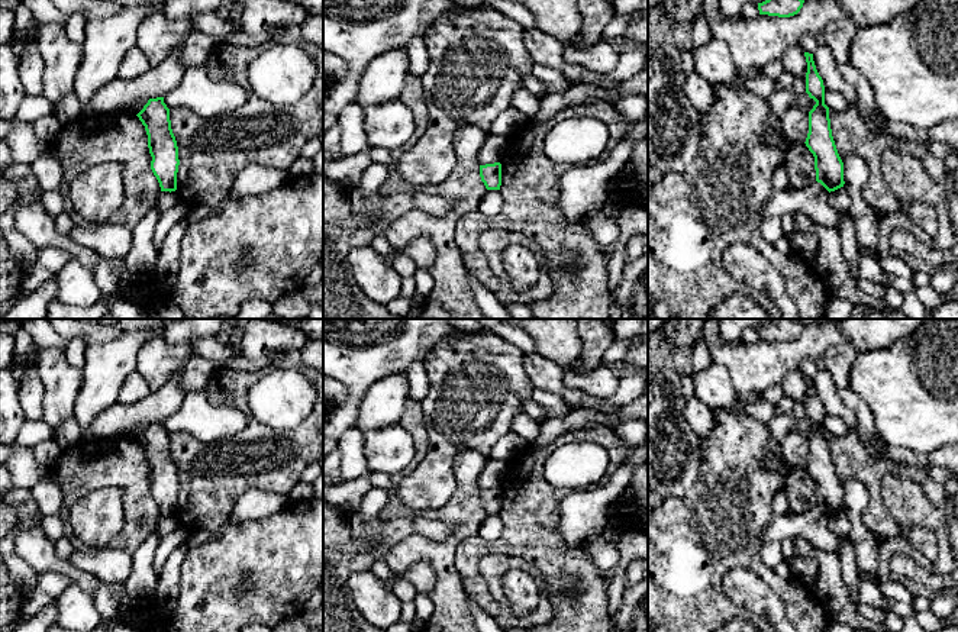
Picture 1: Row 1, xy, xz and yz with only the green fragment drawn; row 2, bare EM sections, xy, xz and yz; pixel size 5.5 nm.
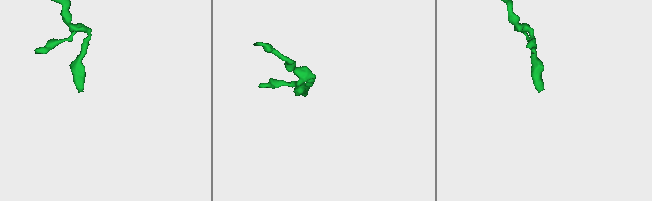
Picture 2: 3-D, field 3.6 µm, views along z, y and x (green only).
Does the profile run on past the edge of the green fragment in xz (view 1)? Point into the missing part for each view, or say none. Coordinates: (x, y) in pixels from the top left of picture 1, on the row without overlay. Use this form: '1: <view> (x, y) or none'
1: none

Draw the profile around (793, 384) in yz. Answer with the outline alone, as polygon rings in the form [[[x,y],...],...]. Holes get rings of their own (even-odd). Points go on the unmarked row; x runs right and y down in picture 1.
[[[799,370],[787,373],[787,375],[781,381],[781,387],[784,391],[784,396],[793,399],[794,402],[804,402],[807,397],[807,387],[804,377]]]

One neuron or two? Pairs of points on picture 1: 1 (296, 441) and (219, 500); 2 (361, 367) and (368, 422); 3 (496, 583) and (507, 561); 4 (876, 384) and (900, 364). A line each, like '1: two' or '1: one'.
1: one
2: two
3: one
4: one

